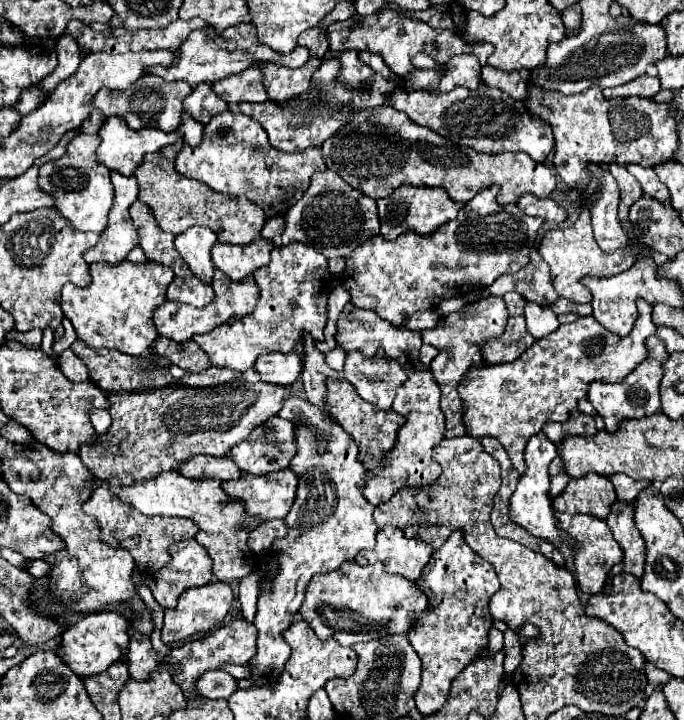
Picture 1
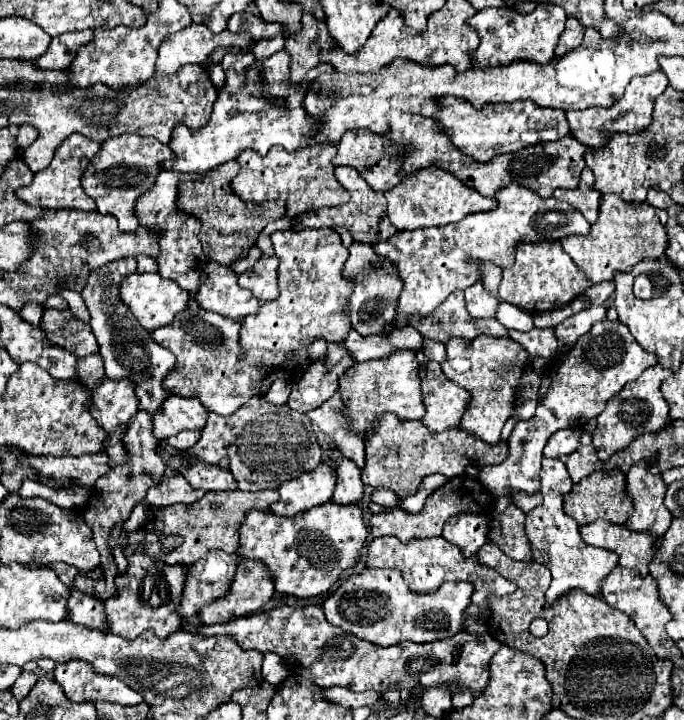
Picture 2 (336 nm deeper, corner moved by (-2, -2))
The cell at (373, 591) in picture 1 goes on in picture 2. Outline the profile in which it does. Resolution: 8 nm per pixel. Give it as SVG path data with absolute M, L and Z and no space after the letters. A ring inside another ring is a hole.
M363 570L347 578L333 594L323 602L323 612L333 626L339 626L371 644L377 646L395 646L403 640L413 642L435 642L443 638L451 638L457 632L469 634L485 634L487 624L483 620L475 620L467 614L473 594L471 582L447 582L437 592L431 594L415 594L403 584L403 576L395 570Z

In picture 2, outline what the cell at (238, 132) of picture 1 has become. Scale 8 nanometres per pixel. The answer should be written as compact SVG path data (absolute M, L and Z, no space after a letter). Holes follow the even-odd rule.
M315 144L303 150L287 152L285 148L271 148L267 156L257 154L255 150L243 150L237 158L241 172L231 184L241 200L263 202L263 200L287 200L287 216L295 218L307 210L323 206L339 206L349 200L349 192L339 186L333 170L333 156L337 148L331 144Z

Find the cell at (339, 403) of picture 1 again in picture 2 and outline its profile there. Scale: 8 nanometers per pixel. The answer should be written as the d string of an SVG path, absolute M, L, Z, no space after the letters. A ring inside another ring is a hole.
M387 414L383 416L383 420L379 420L379 424L375 424L375 432L365 440L365 452L367 452L367 464L361 474L363 484L373 488L385 486L403 498L415 494L421 480L429 474L439 472L447 478L455 478L463 474L463 470L469 464L495 466L507 458L509 448L505 440L499 440L499 444L491 446L457 426L437 434L431 432L427 426L423 426L419 420L399 422L395 420L395 416Z

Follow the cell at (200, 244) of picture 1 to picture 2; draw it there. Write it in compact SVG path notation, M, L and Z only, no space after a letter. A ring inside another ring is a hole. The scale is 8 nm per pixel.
M209 262L203 270L203 280L199 282L195 300L201 308L233 320L257 314L261 308L261 302L237 284L237 274L216 262Z

